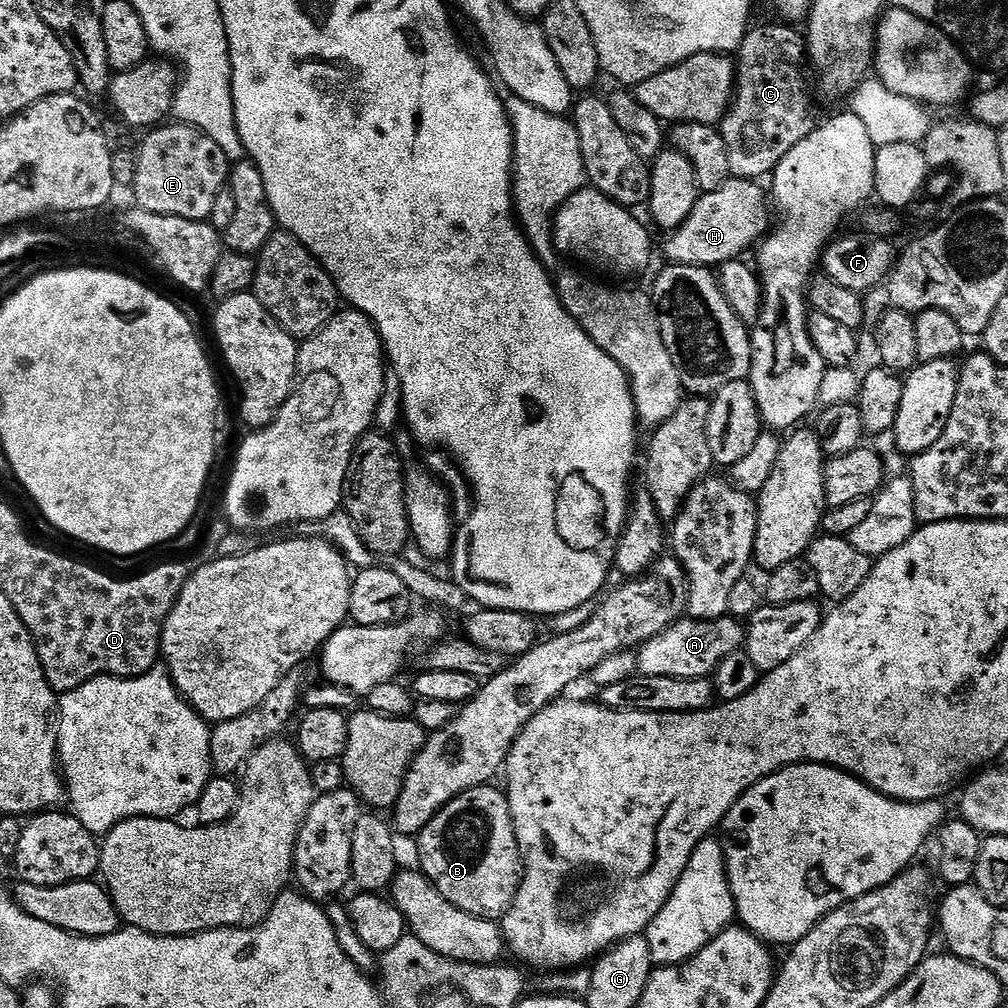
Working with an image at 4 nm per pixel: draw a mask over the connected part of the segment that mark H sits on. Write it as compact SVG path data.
M729 178L722 186L718 186L718 190L703 193L694 210L690 210L690 218L686 218L686 222L682 222L682 226L678 226L675 232L667 233L668 241L664 244L664 252L669 256L667 259L673 264L715 269L731 260L741 259L747 248L755 249L770 228L770 223L768 224L770 200L765 189L763 192L760 187L761 185L755 180Z

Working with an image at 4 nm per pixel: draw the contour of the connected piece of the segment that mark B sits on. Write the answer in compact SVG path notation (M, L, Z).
M481 786L468 788L462 794L458 794L430 822L420 831L418 837L420 843L419 871L432 883L458 910L466 910L466 914L481 916L487 920L496 920L503 917L504 913L512 905L516 897L516 888L520 884L522 875L522 857L518 838L514 830L514 822L510 814L510 802L503 791L496 786Z

